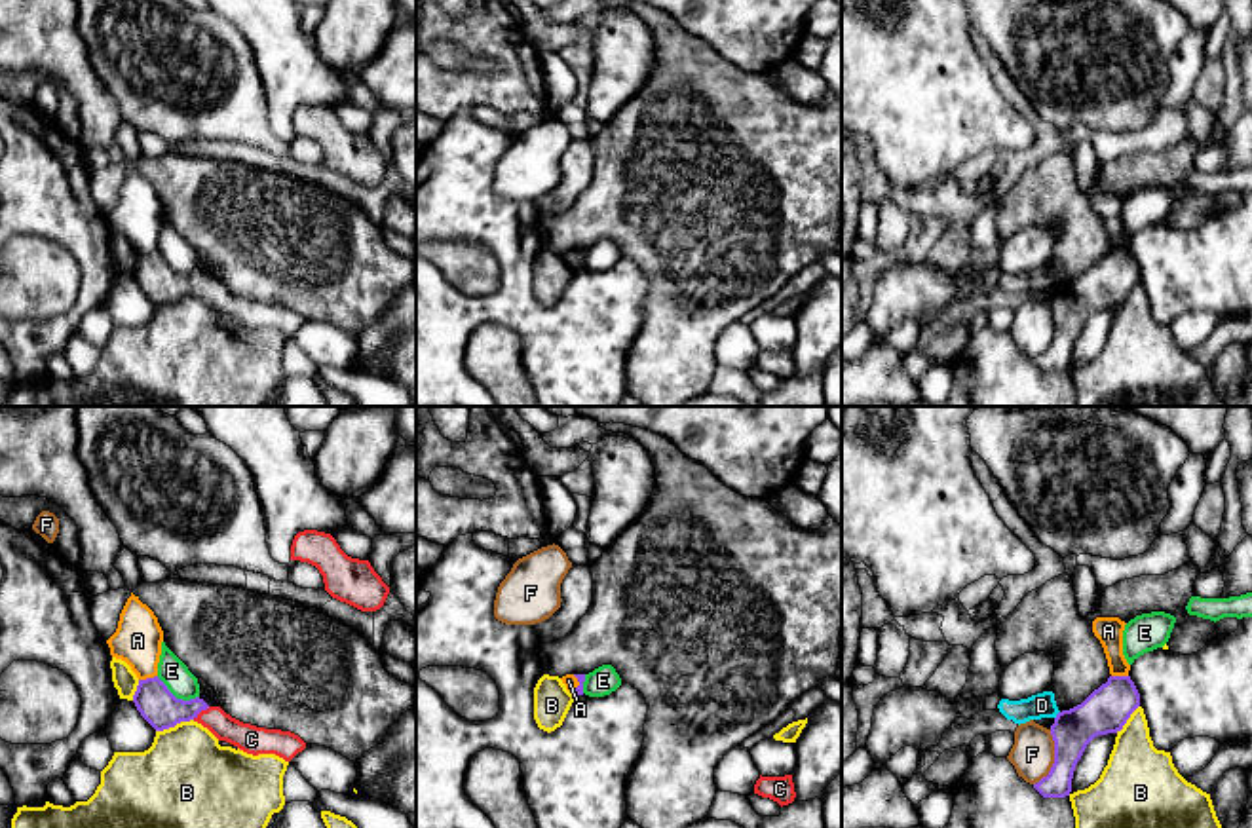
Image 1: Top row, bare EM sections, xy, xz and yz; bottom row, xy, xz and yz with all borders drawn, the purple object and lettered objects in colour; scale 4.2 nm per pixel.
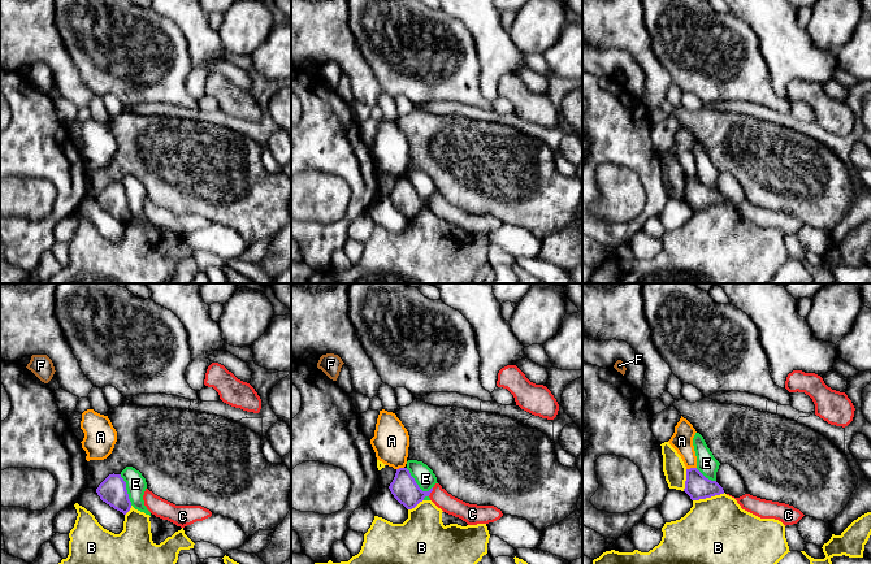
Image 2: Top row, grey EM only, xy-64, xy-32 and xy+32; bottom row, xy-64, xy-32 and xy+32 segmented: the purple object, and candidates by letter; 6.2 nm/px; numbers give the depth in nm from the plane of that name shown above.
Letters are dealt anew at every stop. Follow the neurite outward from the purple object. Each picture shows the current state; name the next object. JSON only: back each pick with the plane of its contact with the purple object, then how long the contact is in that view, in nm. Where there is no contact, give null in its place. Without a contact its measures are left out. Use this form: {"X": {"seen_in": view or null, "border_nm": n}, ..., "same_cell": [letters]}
{"C": {"seen_in": "xy", "border_nm": 90}, "same_cell": ["C"]}

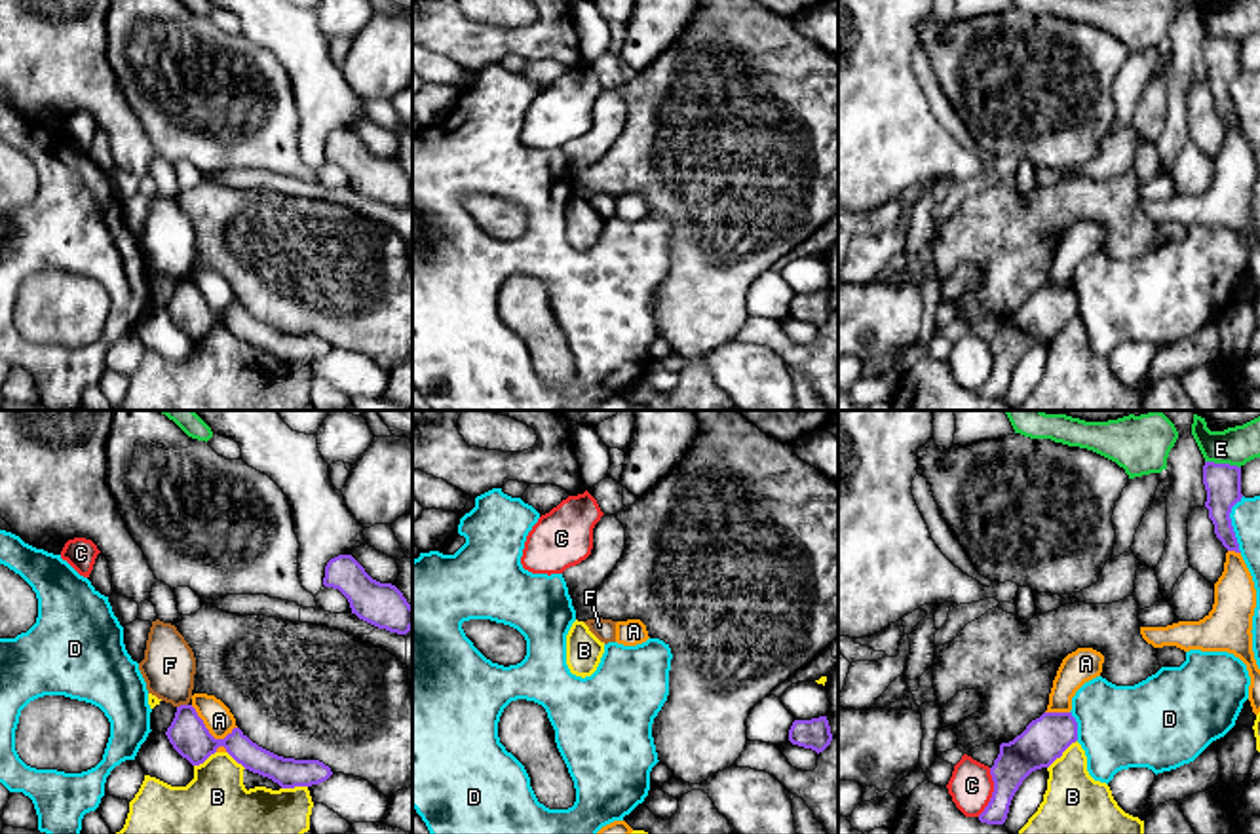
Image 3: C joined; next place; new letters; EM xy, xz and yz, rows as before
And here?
{"same_cell": []}

